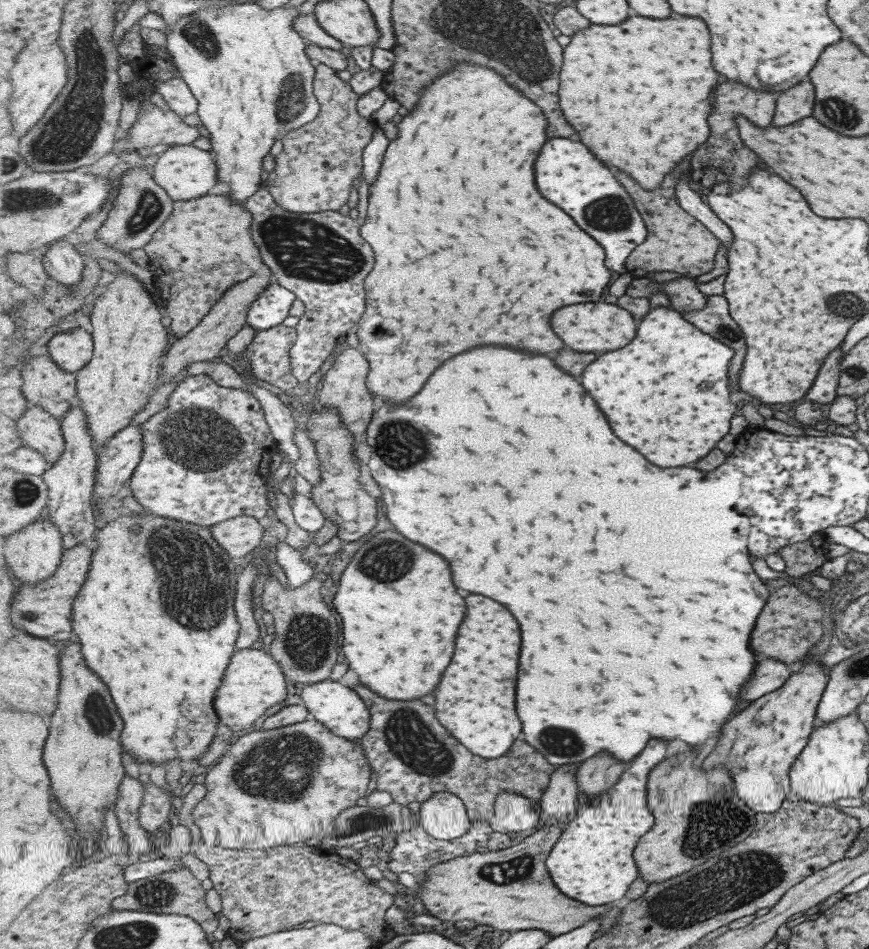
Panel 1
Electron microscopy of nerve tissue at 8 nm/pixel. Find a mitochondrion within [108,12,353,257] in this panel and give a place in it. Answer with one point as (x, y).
(293, 101)

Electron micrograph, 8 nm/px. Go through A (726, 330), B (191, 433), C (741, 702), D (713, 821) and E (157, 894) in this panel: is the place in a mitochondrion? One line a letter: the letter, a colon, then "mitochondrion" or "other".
A: mitochondrion
B: mitochondrion
C: other
D: mitochondrion
E: mitochondrion

